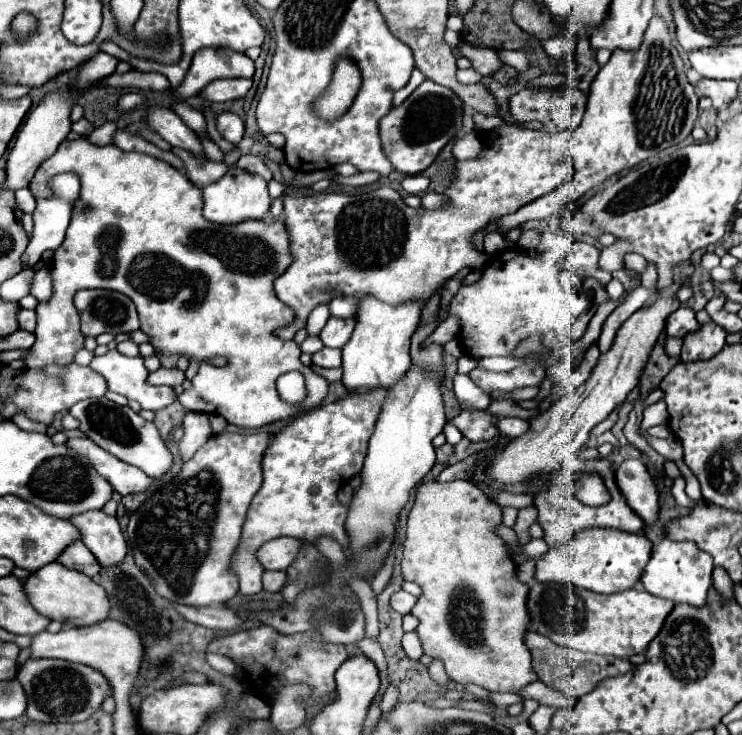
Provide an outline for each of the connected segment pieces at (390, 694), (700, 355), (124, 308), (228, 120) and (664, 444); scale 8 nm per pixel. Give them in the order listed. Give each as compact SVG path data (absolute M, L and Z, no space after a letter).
M390 685L390 687L386 689L382 701L380 701L380 711L386 715L386 713L390 713L390 711L394 709L396 703L398 703L398 695L396 695L396 689Z
M706 323L706 325L702 325L700 331L684 337L680 359L682 361L712 359L714 351L720 351L724 347L724 339L726 339L726 331L720 325Z
M84 289L74 295L74 305L80 313L82 333L132 333L140 329L138 313L130 297L108 289Z
M220 113L218 115L218 131L224 139L238 145L244 137L244 121L236 113Z
M642 435L648 445L660 453L664 459L670 459L670 461L680 461L682 459L682 447L680 447L680 441L674 439L672 435L668 439L658 439L658 437L652 437L652 435Z

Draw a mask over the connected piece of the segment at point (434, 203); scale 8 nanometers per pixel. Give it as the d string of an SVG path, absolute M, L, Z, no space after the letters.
M428 193L422 197L422 207L426 209L438 209L440 203L444 203L444 195L439 193Z

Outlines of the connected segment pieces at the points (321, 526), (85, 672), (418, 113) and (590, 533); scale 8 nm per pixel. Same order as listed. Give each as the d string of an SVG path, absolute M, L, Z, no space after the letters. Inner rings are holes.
M374 389L364 395L350 393L338 403L320 405L302 413L272 437L262 461L264 483L250 503L240 543L232 555L232 571L238 575L242 595L262 591L264 569L254 557L254 551L264 541L274 537L290 535L294 539L314 543L318 537L328 535L348 553L348 537L344 531L346 507L338 503L336 497L340 489L340 481L336 481L336 467L362 467L368 439L374 433L374 425L386 399L388 391L384 389ZM346 433L354 433L354 441Z
M28 659L16 677L26 695L28 695L28 709L26 717L38 719L88 719L92 717L102 701L112 695L112 687L108 679L96 671L94 667L62 661L62 659Z
M426 79L400 107L394 107L380 121L382 147L396 171L416 175L424 171L442 151L442 147L462 129L462 101L460 97L430 79Z
M584 529L566 545L552 547L536 561L536 581L540 583L572 583L594 593L620 593L640 583L644 567L652 555L654 543L640 533L618 529Z

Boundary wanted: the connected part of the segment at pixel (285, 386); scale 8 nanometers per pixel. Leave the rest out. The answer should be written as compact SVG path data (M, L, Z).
M298 371L281 375L276 381L276 387L281 399L286 403L300 403L306 396L305 380Z

